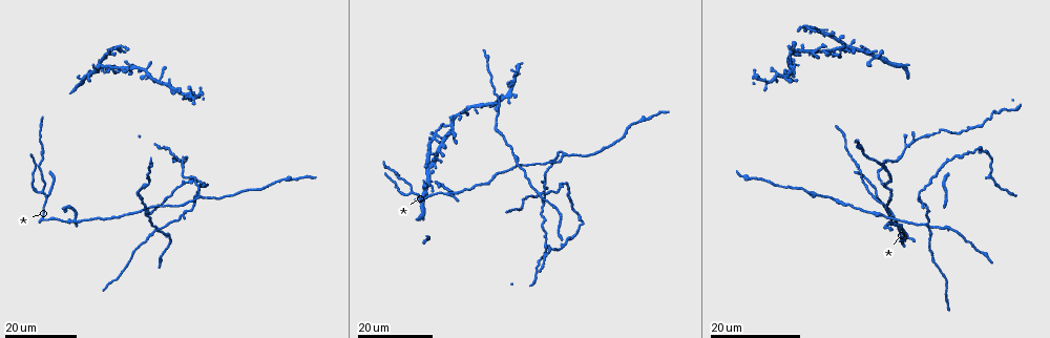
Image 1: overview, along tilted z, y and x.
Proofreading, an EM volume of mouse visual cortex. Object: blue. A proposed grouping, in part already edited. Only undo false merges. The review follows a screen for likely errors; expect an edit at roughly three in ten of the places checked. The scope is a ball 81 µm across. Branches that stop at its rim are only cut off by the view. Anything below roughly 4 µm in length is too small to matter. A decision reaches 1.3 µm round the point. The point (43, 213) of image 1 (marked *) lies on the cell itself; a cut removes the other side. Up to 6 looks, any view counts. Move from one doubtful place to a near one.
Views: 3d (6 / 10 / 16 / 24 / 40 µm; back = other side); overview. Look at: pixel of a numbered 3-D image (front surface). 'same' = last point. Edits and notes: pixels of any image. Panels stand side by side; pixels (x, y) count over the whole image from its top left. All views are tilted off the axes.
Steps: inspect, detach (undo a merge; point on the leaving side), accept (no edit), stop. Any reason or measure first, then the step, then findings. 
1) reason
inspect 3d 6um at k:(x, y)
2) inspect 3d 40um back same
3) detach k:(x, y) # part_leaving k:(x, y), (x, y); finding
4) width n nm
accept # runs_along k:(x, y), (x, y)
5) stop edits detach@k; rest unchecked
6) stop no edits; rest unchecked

arms run side by side
inspect 3d 24um at 1:(448, 193)

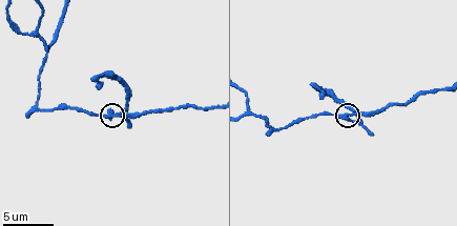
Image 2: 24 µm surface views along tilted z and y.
closer look
inspect 3d 10um at 2:(347, 117)

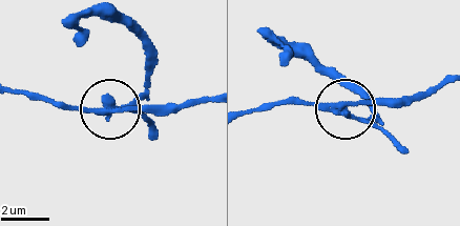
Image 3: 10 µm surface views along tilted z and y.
side_arm 10 um
detach 3:(367, 122) # part_leaving 3:(336, 112), (361, 121), (373, 111), (279, 43), (285, 64); a second cell is stuck on

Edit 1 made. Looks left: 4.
three arms meet
inspect 3d 16um at 1:(181, 216)

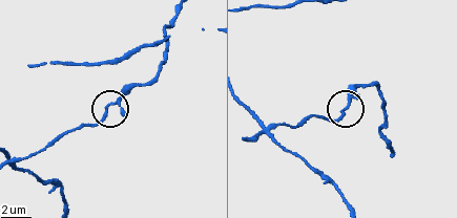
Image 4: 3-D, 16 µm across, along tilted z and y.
inspect 3d 6um at 4:(347, 105)

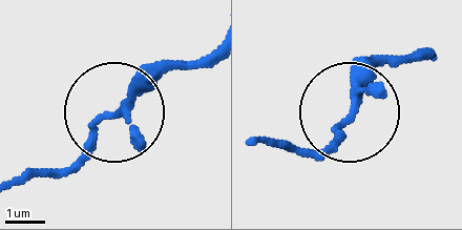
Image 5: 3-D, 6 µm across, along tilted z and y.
width 160 nm
accept # runs_along 5:(267, 142), (332, 144), (362, 82), (407, 54); one cell here

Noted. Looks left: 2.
three arms meet
inspect 3d 16um at 1:(158, 80)

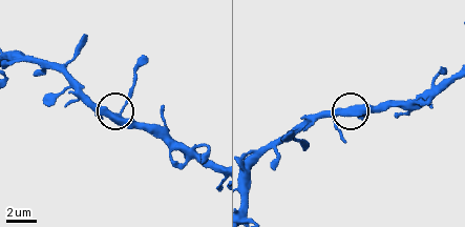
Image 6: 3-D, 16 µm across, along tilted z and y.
closer look
inspect 3d 6um at 6:(357, 113)

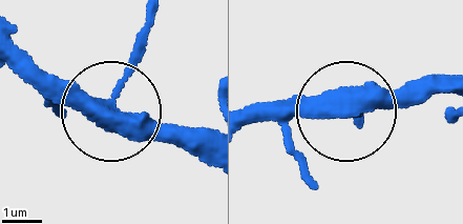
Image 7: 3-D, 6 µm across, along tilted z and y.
accept # runs_along 7:(15, 52), (112, 106), (149, 12); continuous, no second cell

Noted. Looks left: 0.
stop edits detach@3; rest unchecked

